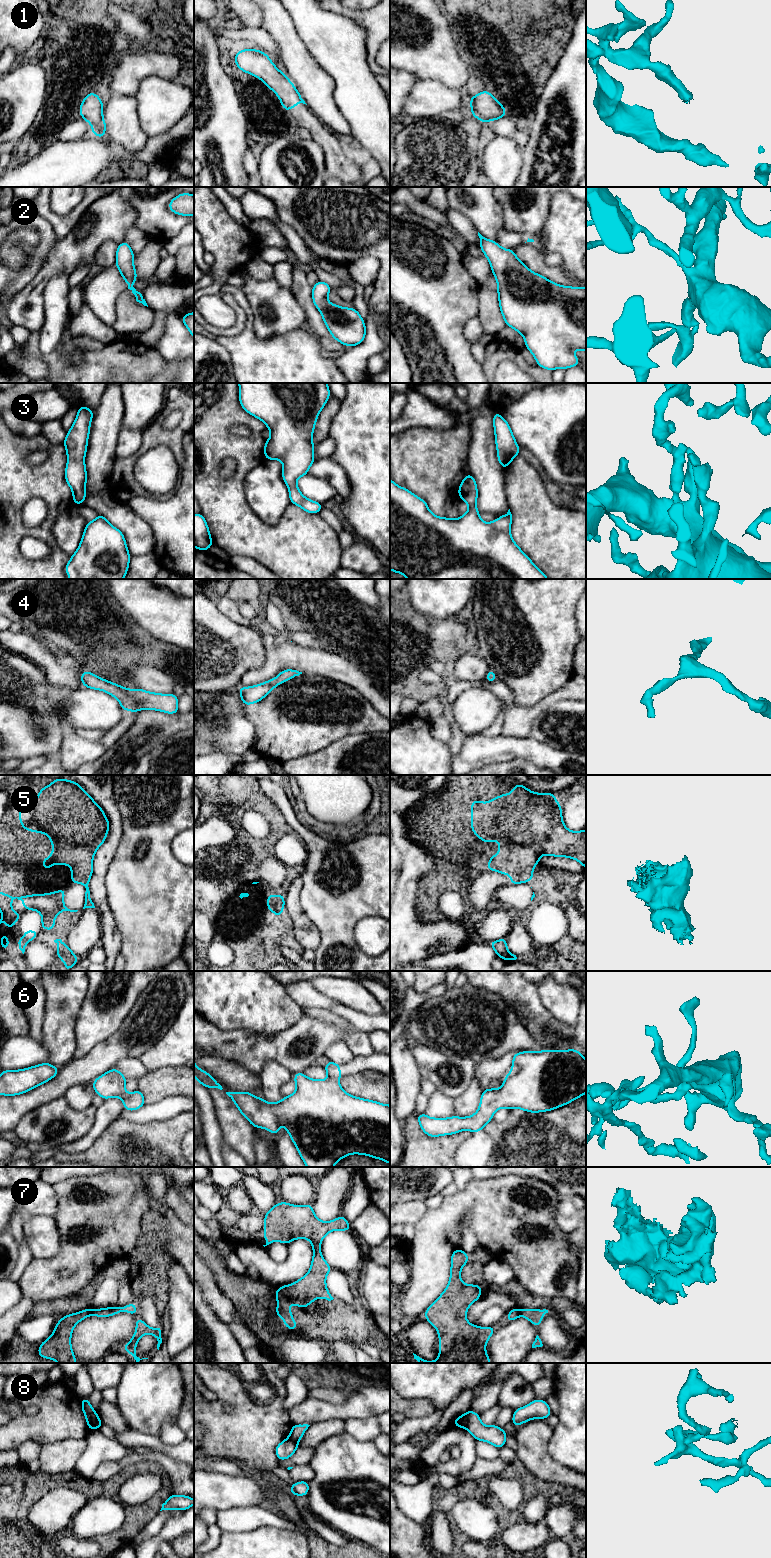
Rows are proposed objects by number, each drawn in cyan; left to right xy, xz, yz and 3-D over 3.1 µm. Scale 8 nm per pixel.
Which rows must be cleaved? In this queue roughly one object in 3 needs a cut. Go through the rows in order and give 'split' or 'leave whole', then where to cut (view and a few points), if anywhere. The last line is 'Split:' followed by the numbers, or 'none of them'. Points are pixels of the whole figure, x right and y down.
1: leave whole; cut none
2: leave whole; cut none
3: leave whole; cut none
4: leave whole; cut none
5: leave whole; cut none
6: leave whole; cut none
7: leave whole; cut none
8: split; cut yz (462, 1415), (466, 1427)
Split: 8

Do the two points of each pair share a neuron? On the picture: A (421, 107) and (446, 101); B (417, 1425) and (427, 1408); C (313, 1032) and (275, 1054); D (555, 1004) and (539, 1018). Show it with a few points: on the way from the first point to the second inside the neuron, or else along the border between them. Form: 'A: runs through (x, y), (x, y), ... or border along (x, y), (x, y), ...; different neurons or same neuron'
A: runs through (427, 101), (440, 101); same neuron
B: border along (435, 1409), (426, 1416), (407, 1416); different neurons
C: runs through (304, 1035), (296, 1036), (284, 1047); same neuron
D: border along (538, 989), (544, 1007), (558, 1020), (567, 1024); different neurons

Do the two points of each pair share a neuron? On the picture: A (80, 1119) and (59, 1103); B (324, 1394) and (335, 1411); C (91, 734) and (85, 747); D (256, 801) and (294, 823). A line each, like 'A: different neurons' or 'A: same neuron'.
A: same neuron
B: different neurons
C: different neurons
D: different neurons

